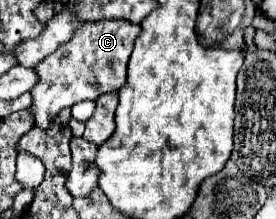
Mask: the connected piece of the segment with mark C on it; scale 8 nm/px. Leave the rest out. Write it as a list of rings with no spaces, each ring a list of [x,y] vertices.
[[[124,19],[86,22],[76,29],[68,43],[46,55],[46,59],[34,67],[38,83],[30,89],[32,105],[28,111],[32,113],[34,125],[46,131],[62,109],[86,99],[98,99],[108,91],[118,91],[126,81],[126,65],[138,31],[140,27],[137,24]]]

